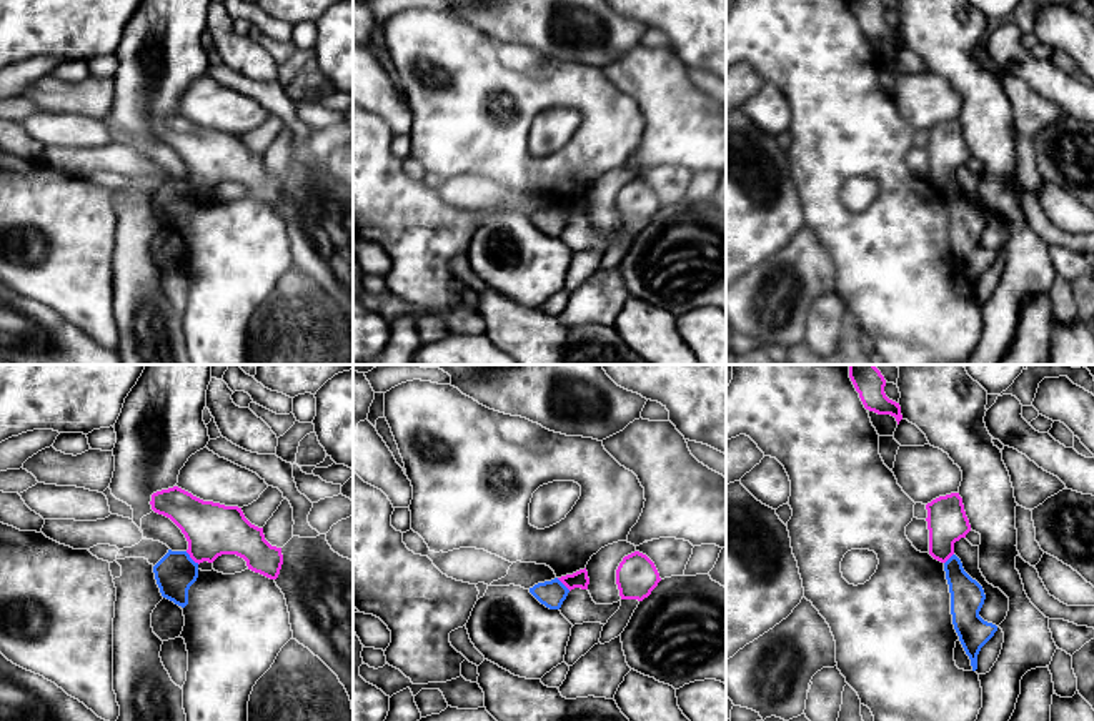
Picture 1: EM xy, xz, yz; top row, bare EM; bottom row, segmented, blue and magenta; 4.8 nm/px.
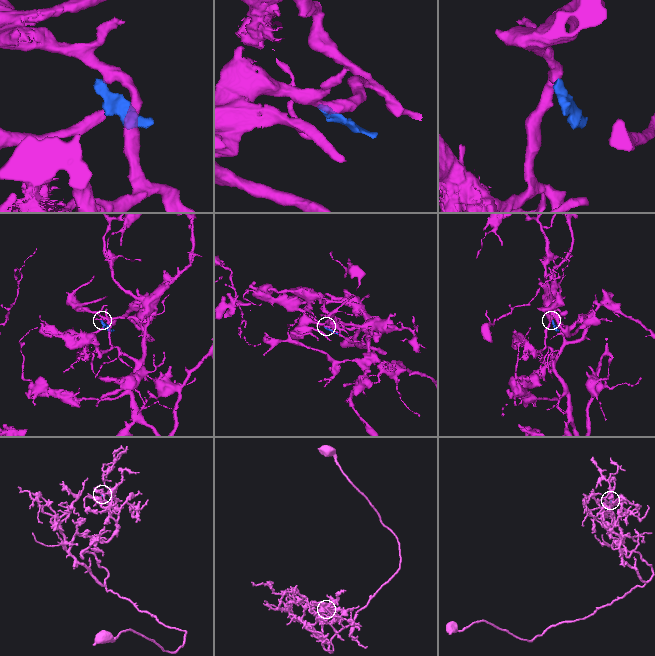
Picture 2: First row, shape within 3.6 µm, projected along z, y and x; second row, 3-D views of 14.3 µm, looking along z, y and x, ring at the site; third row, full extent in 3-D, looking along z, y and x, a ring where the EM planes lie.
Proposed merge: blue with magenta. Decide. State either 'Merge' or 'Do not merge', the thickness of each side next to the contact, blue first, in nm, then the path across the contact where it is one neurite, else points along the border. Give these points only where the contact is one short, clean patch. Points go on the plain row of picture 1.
Do not merge. Thickness 190 nm (blue) against 260 nm. Boundary: xy (185, 179), (198, 190)

